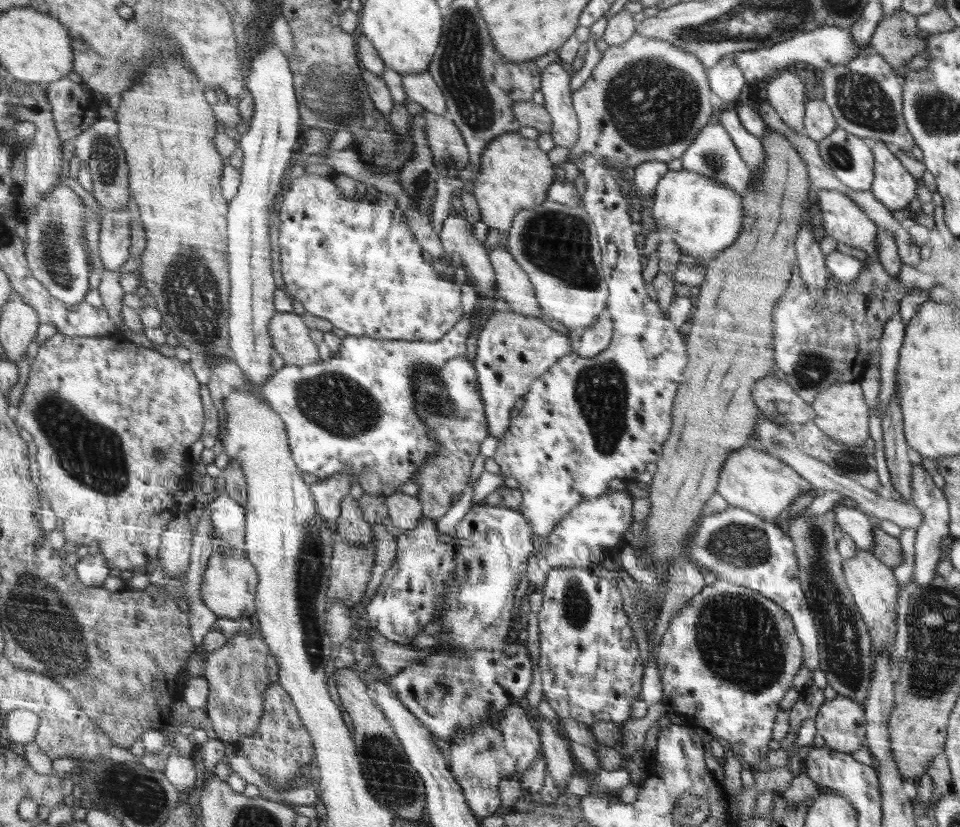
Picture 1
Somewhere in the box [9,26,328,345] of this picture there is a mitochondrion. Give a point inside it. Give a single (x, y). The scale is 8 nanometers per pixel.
(117, 60)

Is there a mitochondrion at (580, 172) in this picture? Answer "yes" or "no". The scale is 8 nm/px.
no

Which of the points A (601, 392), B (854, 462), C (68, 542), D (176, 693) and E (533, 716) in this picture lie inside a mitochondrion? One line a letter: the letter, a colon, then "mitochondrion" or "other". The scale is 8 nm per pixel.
A: mitochondrion
B: mitochondrion
C: other
D: other
E: other

